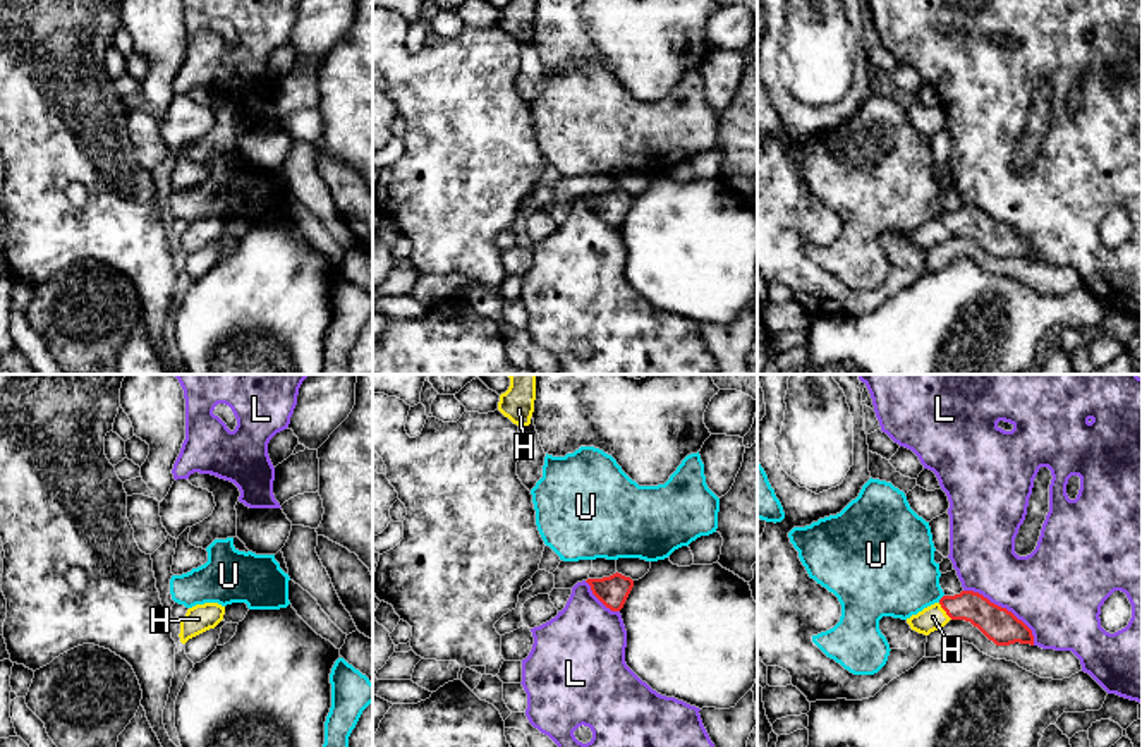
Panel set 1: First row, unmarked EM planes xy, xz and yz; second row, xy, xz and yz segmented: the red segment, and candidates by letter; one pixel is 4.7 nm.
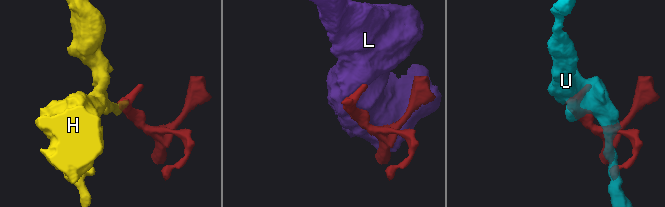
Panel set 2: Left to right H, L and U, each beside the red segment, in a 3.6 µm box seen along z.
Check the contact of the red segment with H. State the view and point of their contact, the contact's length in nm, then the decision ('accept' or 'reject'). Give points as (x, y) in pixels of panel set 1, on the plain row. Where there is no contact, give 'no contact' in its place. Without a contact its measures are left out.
yz (945, 225) | 100 nm | accept

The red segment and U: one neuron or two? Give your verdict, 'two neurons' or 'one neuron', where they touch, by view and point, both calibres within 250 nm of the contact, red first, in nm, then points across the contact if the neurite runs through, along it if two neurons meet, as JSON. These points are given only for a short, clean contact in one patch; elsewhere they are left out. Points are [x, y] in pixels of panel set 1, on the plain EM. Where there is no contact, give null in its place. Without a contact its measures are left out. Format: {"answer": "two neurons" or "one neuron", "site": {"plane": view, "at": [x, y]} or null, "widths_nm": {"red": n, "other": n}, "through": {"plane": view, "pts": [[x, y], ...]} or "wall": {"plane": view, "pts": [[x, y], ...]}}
{"answer": "two neurons", "site": {"plane": "yz", "at": [941, 213]}, "widths_nm": {"red": 150, "other": 380}, "wall": {"plane": "yz", "pts": [[943, 210], [938, 217]]}}

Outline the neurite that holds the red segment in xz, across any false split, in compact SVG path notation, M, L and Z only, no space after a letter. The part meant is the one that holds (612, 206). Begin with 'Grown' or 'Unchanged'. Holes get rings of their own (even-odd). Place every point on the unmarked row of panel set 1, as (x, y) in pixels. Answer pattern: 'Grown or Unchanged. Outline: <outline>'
Unchanged. Outline: M622 189L603 194L587 194L592 210L611 227L620 227L634 203L634 196Z

